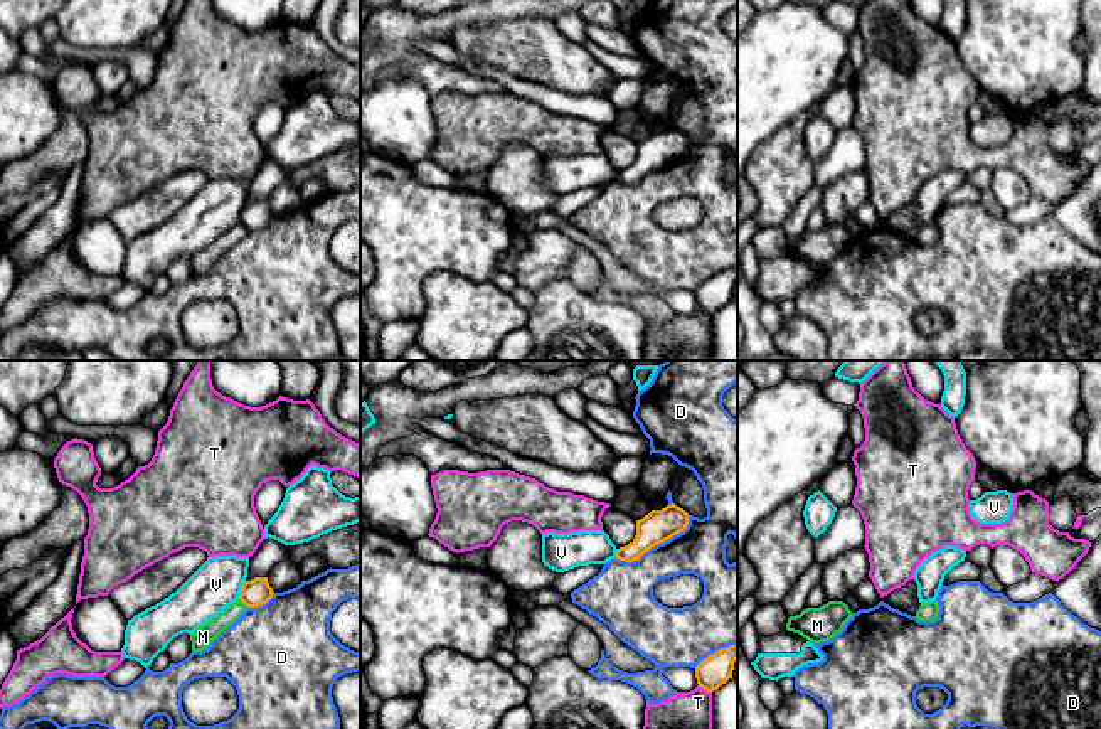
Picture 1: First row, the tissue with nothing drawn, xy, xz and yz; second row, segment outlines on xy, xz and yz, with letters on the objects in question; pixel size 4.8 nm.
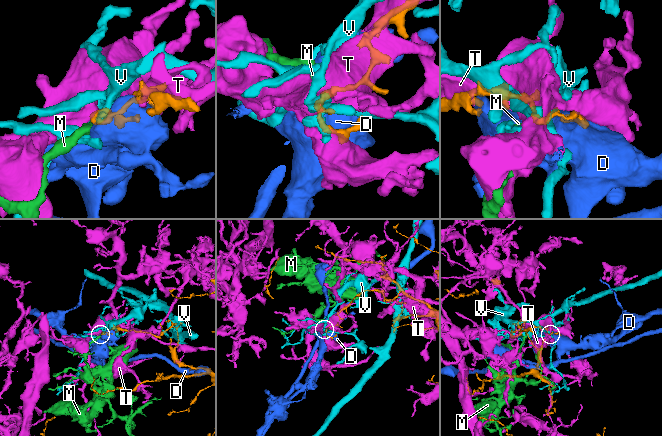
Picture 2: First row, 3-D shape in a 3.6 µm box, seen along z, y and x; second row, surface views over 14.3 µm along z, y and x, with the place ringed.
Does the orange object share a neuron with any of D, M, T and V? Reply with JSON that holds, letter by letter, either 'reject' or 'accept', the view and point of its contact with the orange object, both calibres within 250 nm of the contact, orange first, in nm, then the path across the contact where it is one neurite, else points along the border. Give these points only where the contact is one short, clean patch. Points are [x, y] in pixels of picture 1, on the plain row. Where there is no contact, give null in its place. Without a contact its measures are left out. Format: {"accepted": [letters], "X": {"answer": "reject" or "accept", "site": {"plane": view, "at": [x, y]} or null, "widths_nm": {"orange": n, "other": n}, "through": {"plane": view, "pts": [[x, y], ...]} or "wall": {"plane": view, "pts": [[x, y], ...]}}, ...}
{"accepted": [], "D": {"answer": "reject", "site": {"plane": "xz", "at": [655, 167]}, "widths_nm": {"orange": 160, "other": 260}}, "M": {"answer": "reject", "site": {"plane": "xy", "at": [244, 226]}, "widths_nm": {"orange": 130, "other": 100}, "wall": {"plane": "xy", "pts": [[239, 221], [248, 229]]}}, "T": {"answer": "reject", "site": {"plane": "xz", "at": [704, 312]}, "widths_nm": {"orange": 150, "other": 320}}, "V": {"answer": "reject", "site": {"plane": "xy", "at": [241, 212]}, "widths_nm": {"orange": 130, "other": 240}}}

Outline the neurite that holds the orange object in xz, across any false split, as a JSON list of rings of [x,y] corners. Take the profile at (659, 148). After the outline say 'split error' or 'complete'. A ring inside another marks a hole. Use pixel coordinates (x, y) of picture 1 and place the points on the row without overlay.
[[[675,126],[662,133],[652,133],[636,143],[635,162],[616,173],[616,182],[633,185],[638,184],[652,170],[663,167],[673,158],[683,155],[689,148],[689,136]]] | complete

